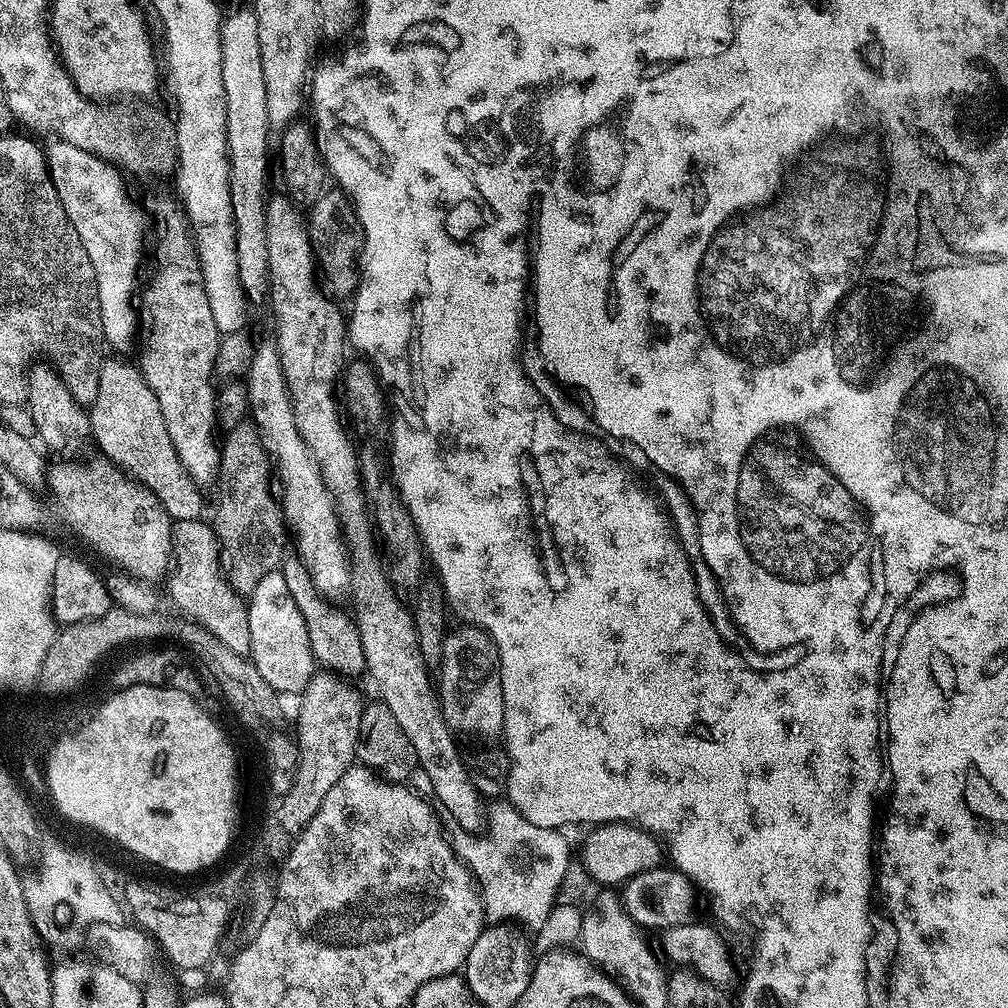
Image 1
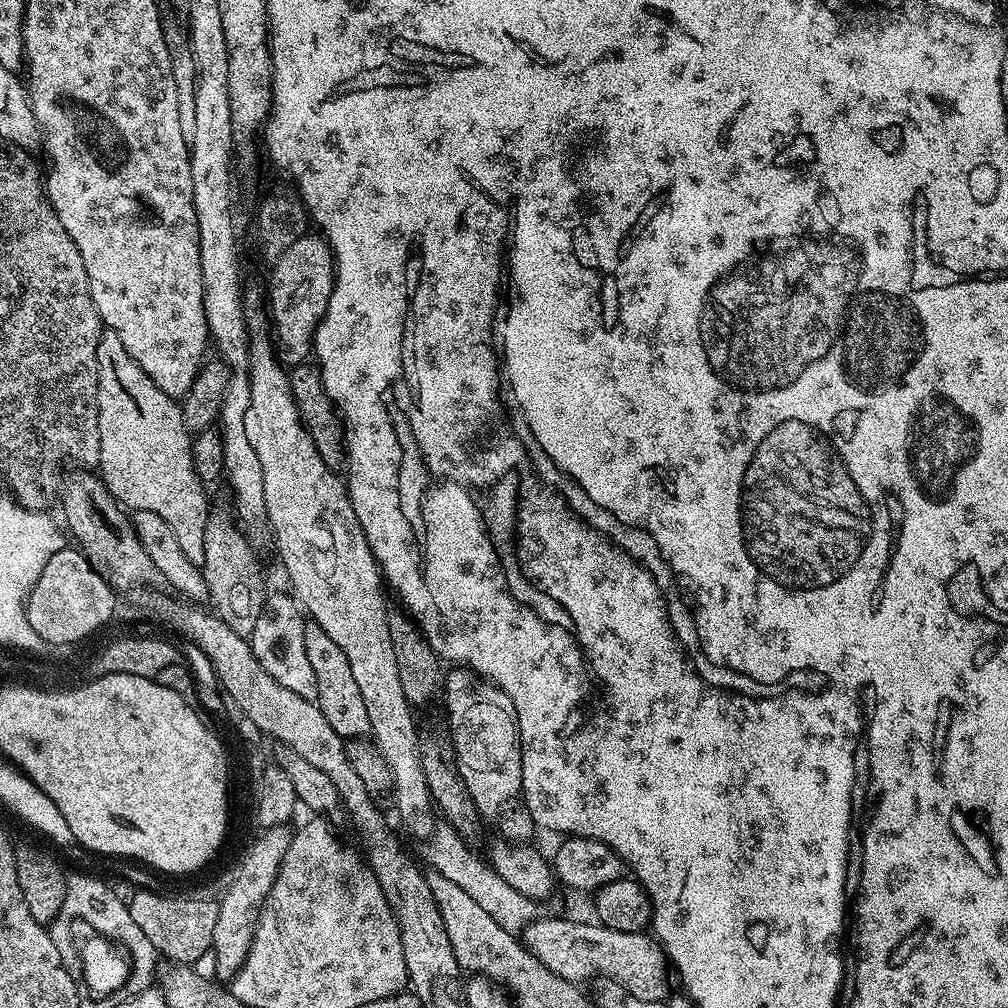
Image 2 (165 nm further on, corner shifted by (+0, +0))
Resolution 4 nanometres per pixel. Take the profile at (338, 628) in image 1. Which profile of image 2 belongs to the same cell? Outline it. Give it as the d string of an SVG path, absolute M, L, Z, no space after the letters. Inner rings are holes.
M309 619L304 626L304 645L306 658L310 658L310 666L314 669L316 683L316 704L326 714L326 719L334 730L343 738L364 738L372 731L370 718L366 715L366 702L354 682L354 674L350 670L350 658L342 654L342 646L330 639L330 634L318 626L318 622Z

